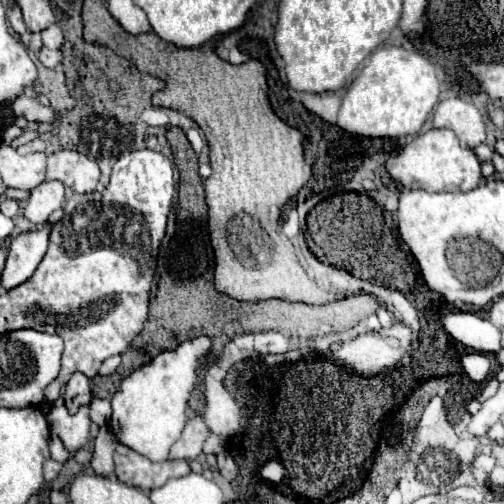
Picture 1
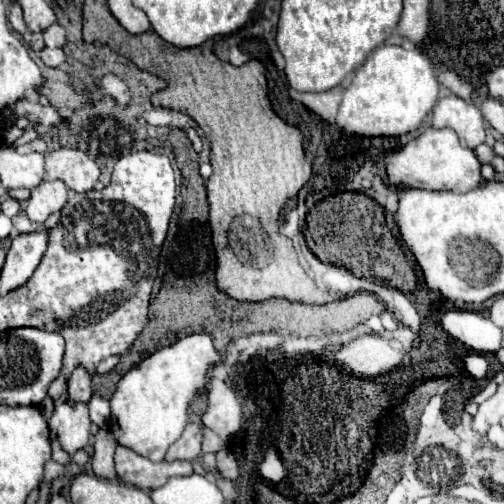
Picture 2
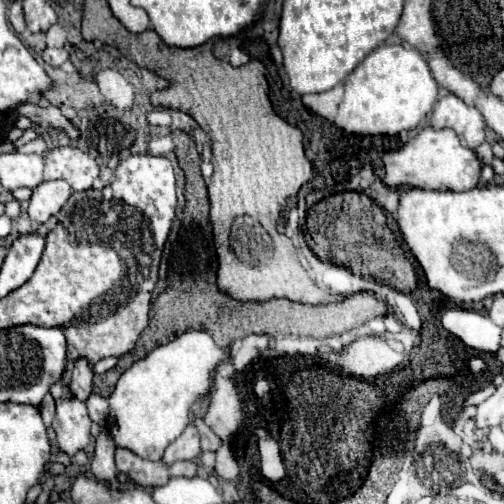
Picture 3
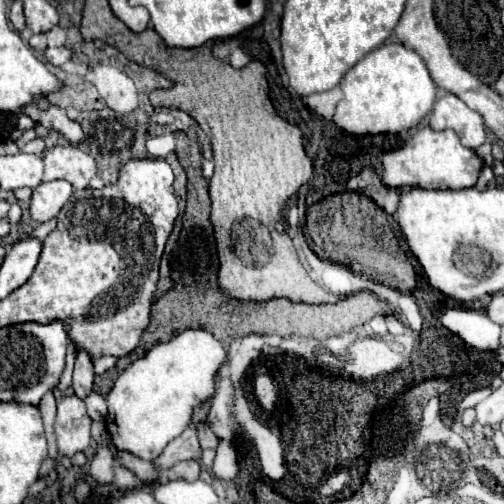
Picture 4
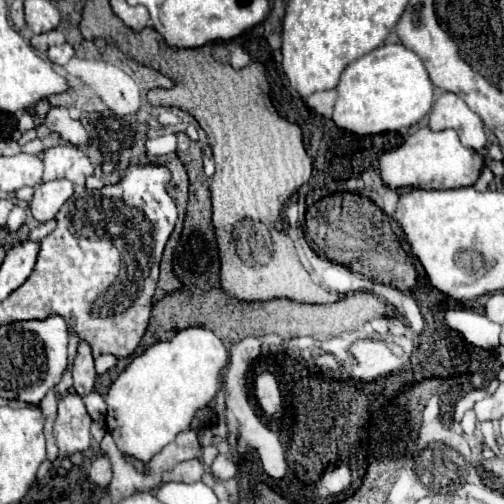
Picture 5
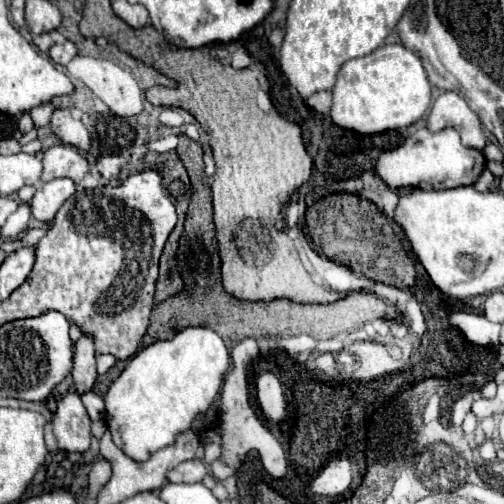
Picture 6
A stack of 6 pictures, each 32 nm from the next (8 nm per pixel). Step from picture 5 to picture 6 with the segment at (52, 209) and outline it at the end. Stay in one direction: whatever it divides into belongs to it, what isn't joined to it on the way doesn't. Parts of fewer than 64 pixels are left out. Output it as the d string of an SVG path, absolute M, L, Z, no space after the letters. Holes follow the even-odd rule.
M56 178L56 180L40 184L30 202L32 216L40 222L54 220L58 208L74 194L74 190L76 190L74 182L68 178Z

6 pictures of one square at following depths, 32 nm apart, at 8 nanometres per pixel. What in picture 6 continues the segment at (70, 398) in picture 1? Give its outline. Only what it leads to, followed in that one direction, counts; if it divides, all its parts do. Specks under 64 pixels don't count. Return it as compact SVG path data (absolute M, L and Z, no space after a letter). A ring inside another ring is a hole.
M82 334L76 342L74 350L74 368L72 368L72 378L76 384L78 394L84 394L92 388L96 380L96 350L94 350L94 340L88 334Z

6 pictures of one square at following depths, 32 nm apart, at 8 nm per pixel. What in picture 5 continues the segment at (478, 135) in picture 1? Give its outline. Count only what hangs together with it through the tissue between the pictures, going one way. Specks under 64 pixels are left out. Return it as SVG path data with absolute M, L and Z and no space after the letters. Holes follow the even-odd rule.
M444 92L434 102L428 126L434 132L446 130L446 128L456 130L462 144L472 150L480 150L486 144L484 124L480 120L480 116L476 116L476 112L472 112L464 104L464 100L460 100L460 96L456 96L454 92Z

